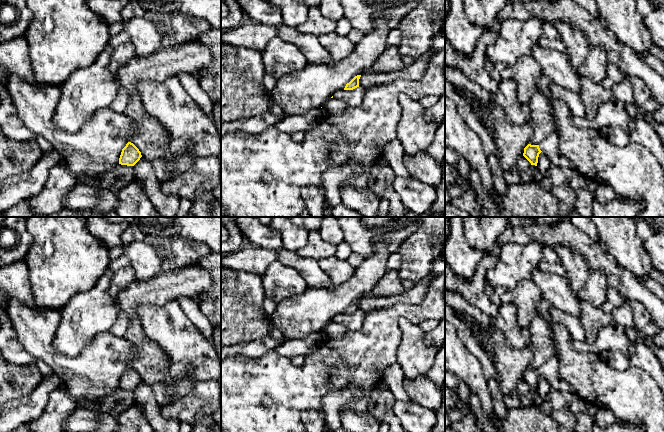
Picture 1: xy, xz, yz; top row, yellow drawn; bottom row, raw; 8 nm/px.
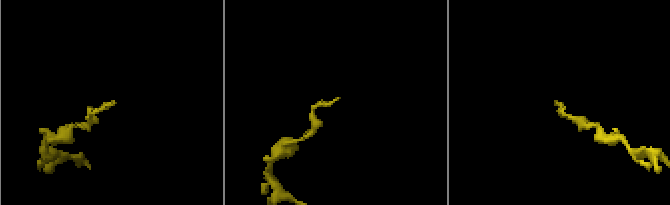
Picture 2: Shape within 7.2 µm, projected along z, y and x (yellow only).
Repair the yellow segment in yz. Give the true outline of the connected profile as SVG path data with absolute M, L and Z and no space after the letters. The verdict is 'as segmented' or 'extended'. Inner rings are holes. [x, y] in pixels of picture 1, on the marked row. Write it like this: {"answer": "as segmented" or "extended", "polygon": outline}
{"answer": "as segmented", "polygon": "M528 144L524 148L523 156L531 163L531 165L537 166L538 157L541 152L539 145Z"}

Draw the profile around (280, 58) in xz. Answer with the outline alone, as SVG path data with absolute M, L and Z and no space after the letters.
M273 39L260 51L265 73L274 79L301 71L309 63L303 53L293 44Z

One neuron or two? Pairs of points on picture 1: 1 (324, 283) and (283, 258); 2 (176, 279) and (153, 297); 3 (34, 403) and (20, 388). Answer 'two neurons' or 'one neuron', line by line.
1: one neuron
2: one neuron
3: two neurons

